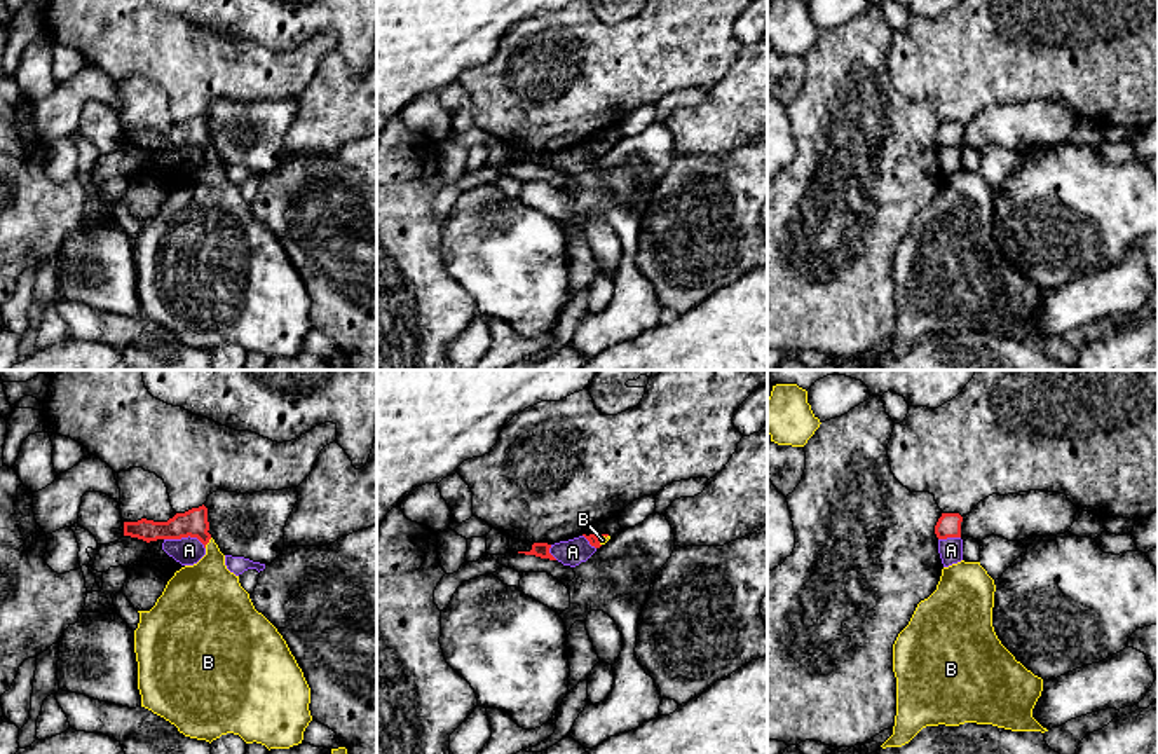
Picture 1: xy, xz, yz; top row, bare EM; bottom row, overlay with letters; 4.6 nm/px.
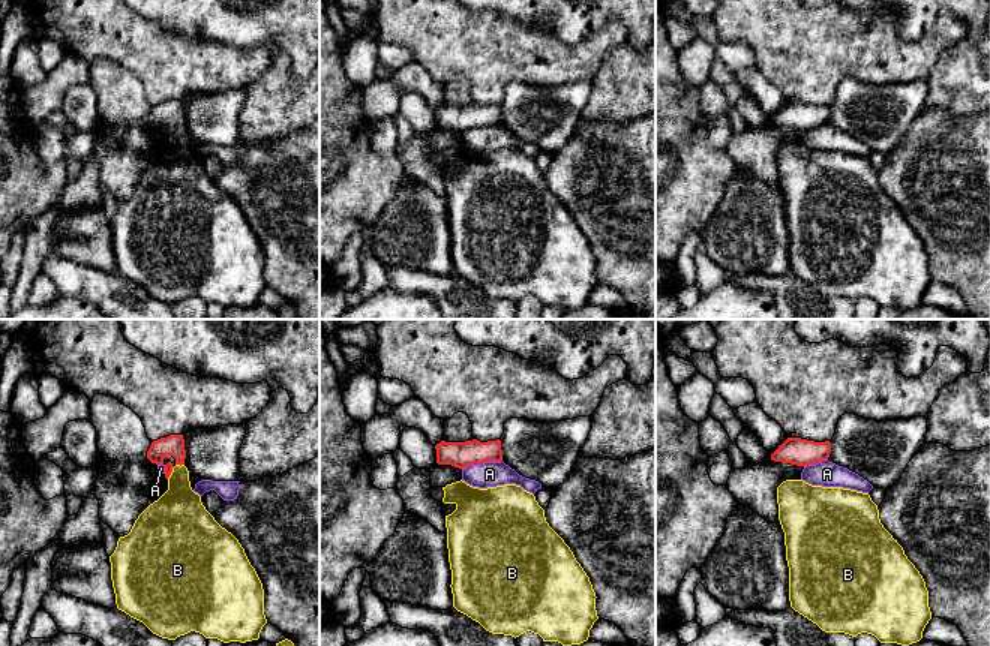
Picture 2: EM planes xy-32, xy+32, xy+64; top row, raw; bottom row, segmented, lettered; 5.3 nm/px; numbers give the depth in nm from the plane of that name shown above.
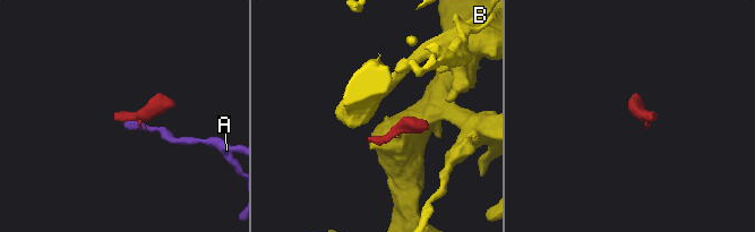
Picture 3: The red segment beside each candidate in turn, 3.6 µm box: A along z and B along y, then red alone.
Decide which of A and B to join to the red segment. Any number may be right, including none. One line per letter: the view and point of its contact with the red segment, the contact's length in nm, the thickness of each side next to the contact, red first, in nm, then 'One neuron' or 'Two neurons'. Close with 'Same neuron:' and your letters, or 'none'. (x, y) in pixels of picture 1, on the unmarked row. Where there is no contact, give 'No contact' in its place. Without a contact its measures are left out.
A: Touches red at xy (185, 145). Shared border 200 nm. Thickness 130 nm (red) against 130 nm. Two neurons
B: Touches red at xy (208, 150). Shared border 60 nm. Thickness 130 nm (red) against 320 nm. One neuron
Same neuron: B

